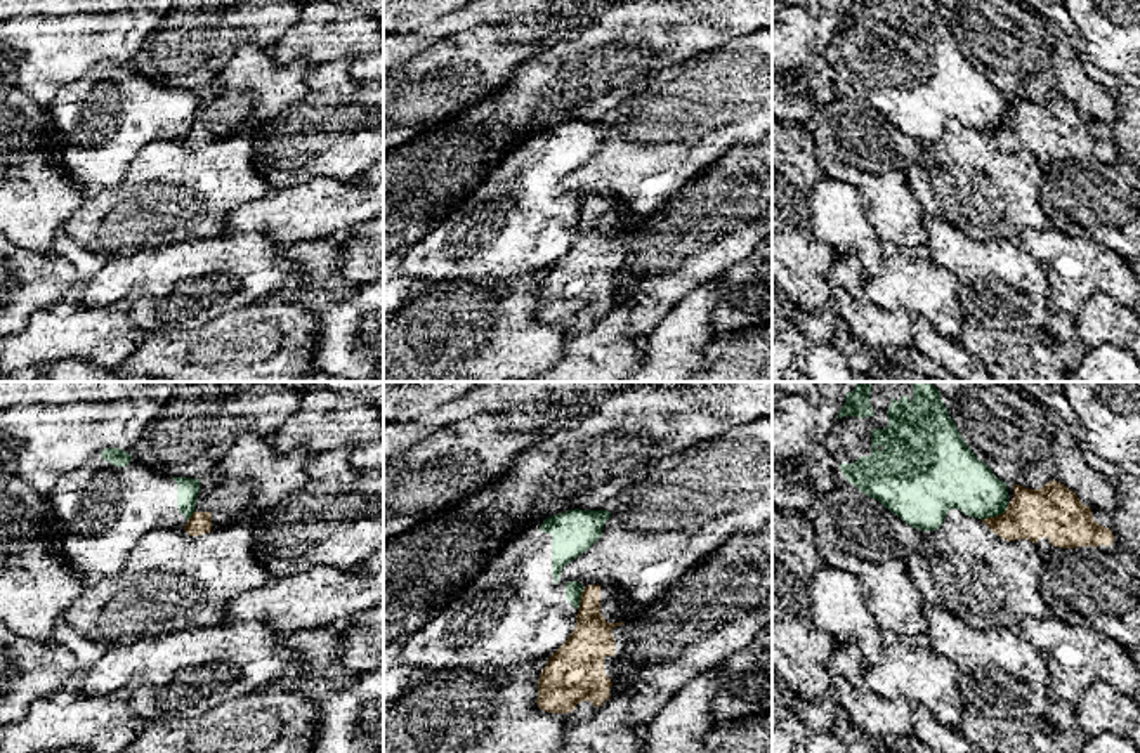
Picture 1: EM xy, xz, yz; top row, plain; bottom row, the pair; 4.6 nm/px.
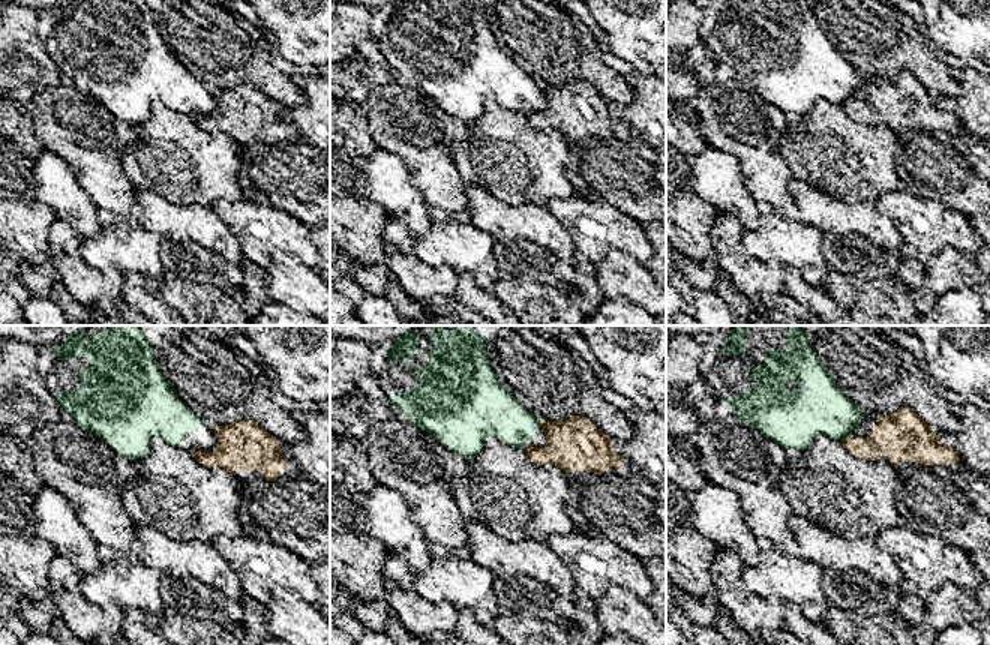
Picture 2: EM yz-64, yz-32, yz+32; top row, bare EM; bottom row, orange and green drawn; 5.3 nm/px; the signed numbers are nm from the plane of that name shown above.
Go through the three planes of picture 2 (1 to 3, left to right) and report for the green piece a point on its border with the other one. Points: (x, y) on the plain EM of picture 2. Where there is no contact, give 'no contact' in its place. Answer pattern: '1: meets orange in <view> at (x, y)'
1: no contact
2: meets orange in yz-32 at (542, 87)
3: meets orange in yz+32 at (843, 102)

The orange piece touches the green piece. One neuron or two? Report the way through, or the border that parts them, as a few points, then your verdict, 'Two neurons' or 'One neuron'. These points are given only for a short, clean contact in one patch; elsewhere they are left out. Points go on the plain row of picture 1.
Boundary: yz (1008, 115), (1002, 124), (981, 130). Two neurons

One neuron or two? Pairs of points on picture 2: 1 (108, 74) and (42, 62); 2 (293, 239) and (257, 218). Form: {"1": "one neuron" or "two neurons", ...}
{"1": "two neurons", "2": "one neuron"}

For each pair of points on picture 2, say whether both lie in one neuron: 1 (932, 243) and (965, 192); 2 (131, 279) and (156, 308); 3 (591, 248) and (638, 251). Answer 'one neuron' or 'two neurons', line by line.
1: two neurons
2: one neuron
3: one neuron

